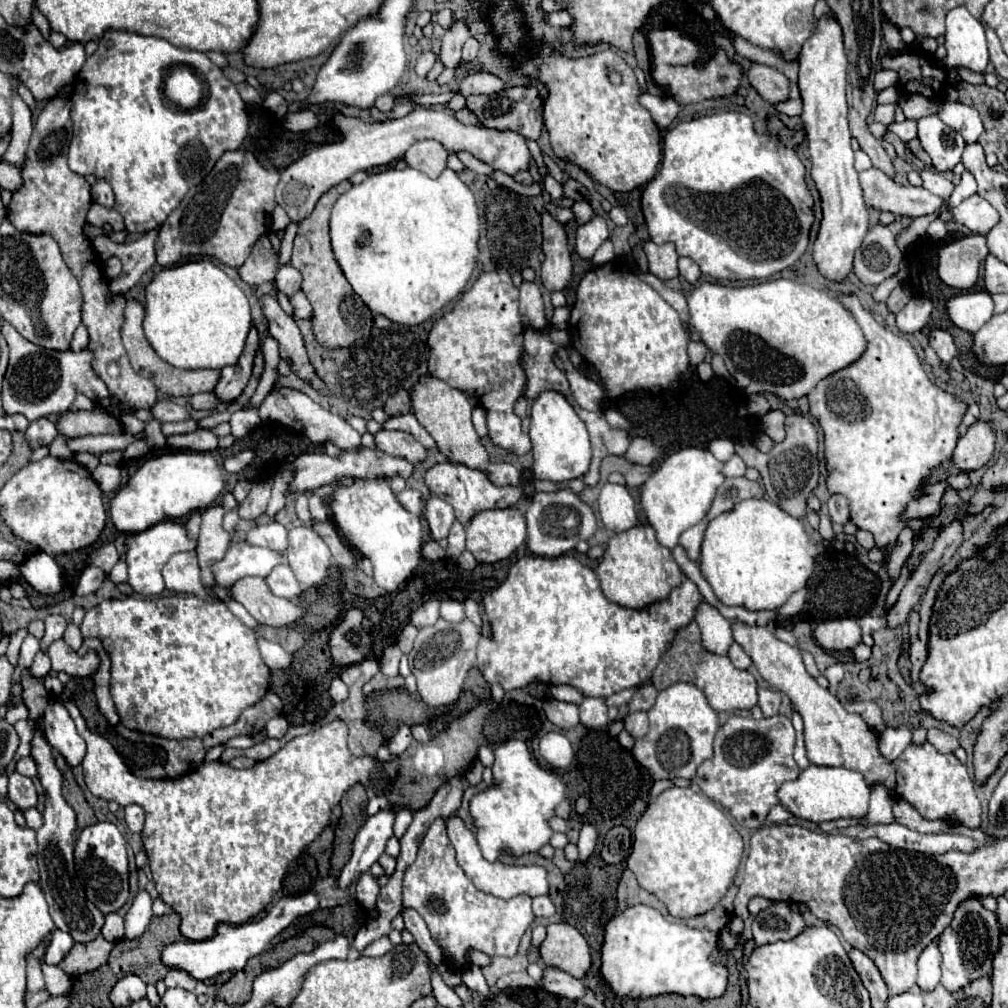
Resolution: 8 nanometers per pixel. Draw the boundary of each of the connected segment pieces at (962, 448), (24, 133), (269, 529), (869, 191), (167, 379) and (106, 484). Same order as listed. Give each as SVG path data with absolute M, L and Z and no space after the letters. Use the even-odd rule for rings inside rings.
M977 421L957 441L957 447L955 447L953 455L951 455L951 463L955 467L959 467L961 471L979 469L979 467L983 467L991 459L993 445L995 445L993 429L987 423Z
M12 76L11 81L13 87L11 143L1 159L13 163L15 167L21 167L25 163L25 153L27 153L31 131L33 131L33 117L27 103L17 95L19 79Z
M271 521L267 525L257 525L247 533L247 543L251 545L261 545L261 547L271 547L277 549L281 547L281 539L279 537L287 537L287 531L281 523Z
M867 169L859 173L863 195L869 207L879 211L891 211L905 217L921 217L941 209L945 199L935 197L923 187L903 187L887 177L879 169Z
M129 299L125 305L125 323L121 327L121 337L123 337L123 345L127 349L127 355L131 359L133 369L151 379L159 391L173 395L173 397L181 397L181 395L195 395L195 393L203 393L203 391L213 391L215 389L215 381L219 381L219 371L213 369L177 369L173 365L169 365L167 361L163 361L153 347L149 345L149 341L143 337L143 329L141 329L141 321L143 321L143 305L135 299Z
M99 465L95 469L95 481L99 483L101 491L117 491L121 487L121 471L117 467Z

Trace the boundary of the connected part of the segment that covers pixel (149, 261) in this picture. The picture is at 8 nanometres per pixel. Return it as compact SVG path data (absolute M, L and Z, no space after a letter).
M159 227L147 231L141 239L133 243L113 243L109 237L93 239L93 247L97 253L113 253L123 263L121 277L109 281L109 289L113 293L125 293L131 289L141 275L155 263L155 241L159 235Z

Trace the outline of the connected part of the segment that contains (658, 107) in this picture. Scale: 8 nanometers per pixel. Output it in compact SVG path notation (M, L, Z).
M647 91L639 93L639 103L651 113L651 117L659 129L667 129L679 111L679 105L671 97L657 97Z

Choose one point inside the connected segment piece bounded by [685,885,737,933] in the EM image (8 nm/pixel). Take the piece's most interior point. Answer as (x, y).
(716, 919)

